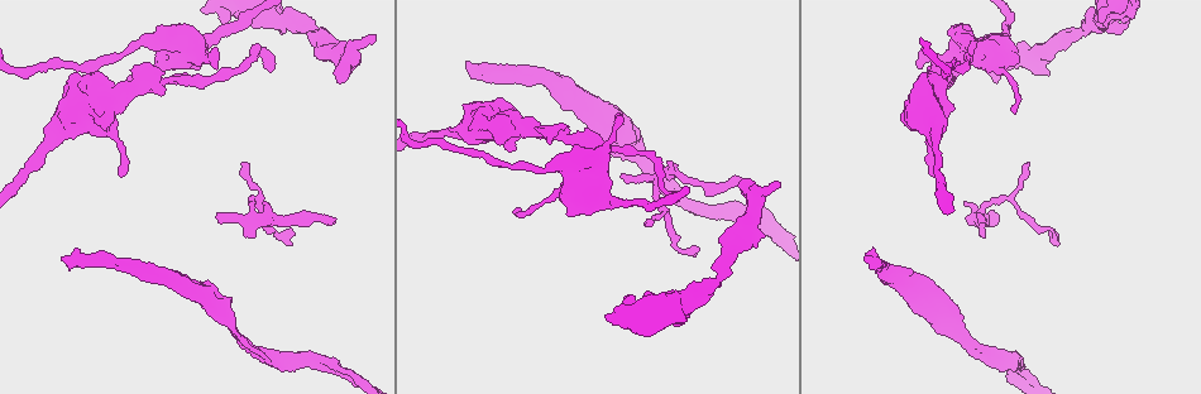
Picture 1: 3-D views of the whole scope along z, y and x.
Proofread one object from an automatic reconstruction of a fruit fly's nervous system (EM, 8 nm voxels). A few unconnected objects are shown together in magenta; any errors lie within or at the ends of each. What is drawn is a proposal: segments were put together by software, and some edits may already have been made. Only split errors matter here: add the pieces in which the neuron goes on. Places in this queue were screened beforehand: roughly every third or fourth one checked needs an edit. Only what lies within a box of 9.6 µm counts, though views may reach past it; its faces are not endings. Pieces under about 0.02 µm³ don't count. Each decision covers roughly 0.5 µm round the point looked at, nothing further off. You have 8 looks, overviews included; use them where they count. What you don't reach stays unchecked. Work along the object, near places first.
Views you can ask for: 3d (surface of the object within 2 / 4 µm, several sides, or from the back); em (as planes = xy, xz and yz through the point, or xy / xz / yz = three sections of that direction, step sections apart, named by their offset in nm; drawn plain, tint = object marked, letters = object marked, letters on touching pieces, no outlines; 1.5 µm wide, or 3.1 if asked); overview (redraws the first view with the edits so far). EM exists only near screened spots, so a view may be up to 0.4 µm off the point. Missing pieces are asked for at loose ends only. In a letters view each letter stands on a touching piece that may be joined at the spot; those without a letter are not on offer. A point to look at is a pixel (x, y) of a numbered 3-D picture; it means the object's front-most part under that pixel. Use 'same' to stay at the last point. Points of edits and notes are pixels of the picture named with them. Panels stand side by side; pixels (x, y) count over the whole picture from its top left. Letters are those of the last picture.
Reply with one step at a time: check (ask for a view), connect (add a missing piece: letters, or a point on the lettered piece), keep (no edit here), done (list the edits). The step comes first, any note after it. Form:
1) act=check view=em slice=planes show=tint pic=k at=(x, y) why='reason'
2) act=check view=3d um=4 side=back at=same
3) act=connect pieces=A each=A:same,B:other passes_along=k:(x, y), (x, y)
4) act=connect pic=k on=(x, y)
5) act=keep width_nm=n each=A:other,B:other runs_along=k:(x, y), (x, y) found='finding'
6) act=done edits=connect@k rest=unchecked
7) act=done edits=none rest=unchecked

act=check view=3d um=4 pic=1 at=(668, 163) why='an open end'

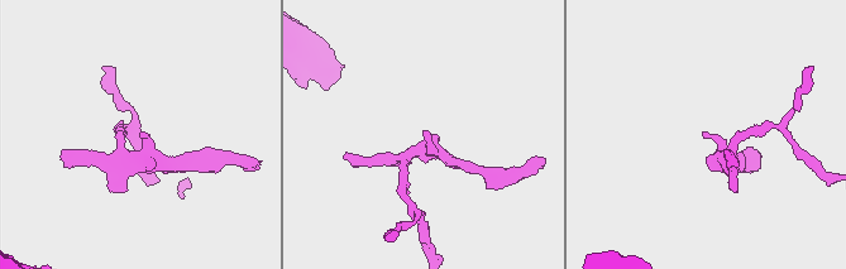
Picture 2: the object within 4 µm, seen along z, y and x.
act=check view=em slice=planes show=letters pic=2 at=(139, 133)

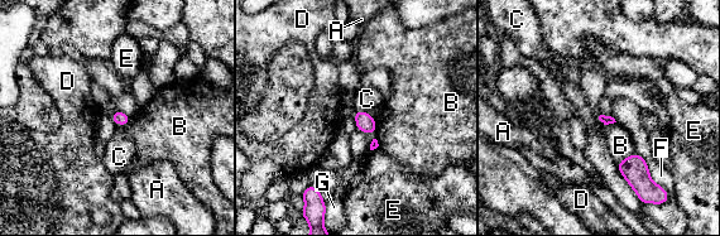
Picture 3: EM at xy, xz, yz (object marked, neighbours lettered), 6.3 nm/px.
act=keep each=A:other,B:other,C:other,D:other,E:other,F:other,G:other border=3:(617, 163), (618, 171), (637, 194) found='none of them fits'

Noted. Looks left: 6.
act=check view=em slice=yz step=4 show=letters pic=1 at=(619, 119)

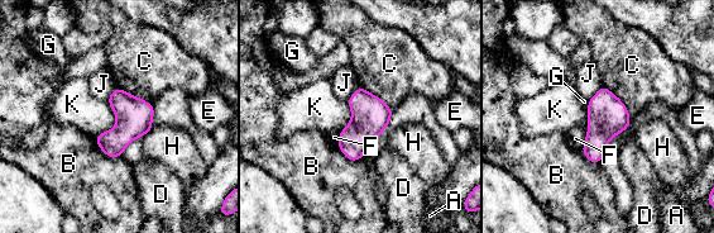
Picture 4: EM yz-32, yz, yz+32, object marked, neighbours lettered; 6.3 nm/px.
act=keep longest_contact=C:300nm each=A:other,B:other,C:other,D:other,E:other,F:other,G:other,H:other,J:other,K:other border=4:(108, 100), (115, 125), (95, 138) found='none of them fits'

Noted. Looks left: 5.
act=check view=em slice=yz step=8 show=letters pic=1 at=(931, 67)

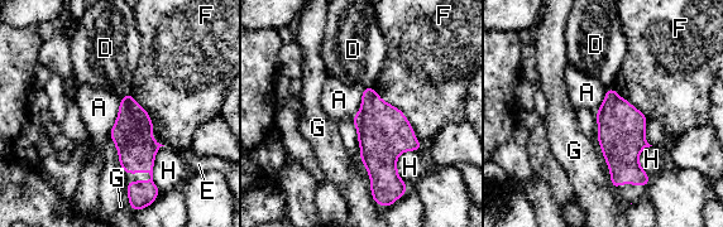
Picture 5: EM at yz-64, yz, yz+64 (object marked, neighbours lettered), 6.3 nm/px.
act=keep longest_contact=F:500nm each=A:other,D:other,E:other,F:other,G:other,H:other border=5:(121, 97), (118, 117), (109, 134) found='no lettered piece goes on from it'

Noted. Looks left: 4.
act=done edits=none rest=unchecked

